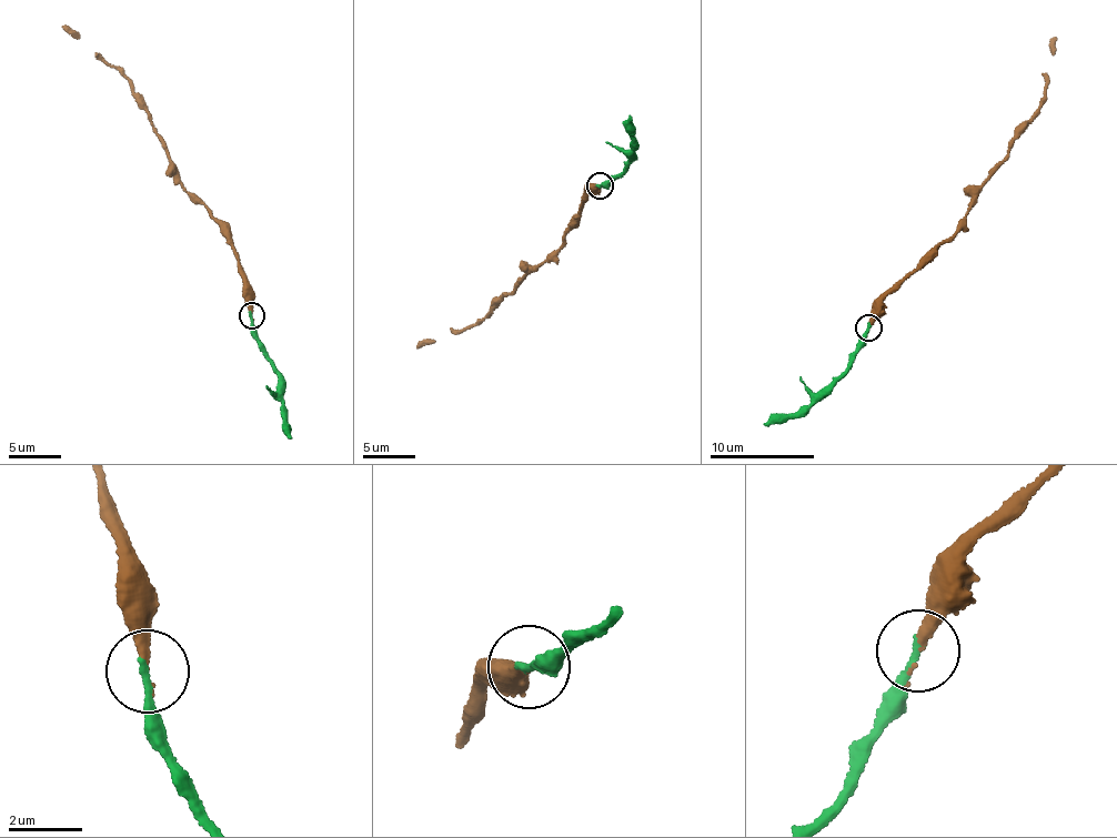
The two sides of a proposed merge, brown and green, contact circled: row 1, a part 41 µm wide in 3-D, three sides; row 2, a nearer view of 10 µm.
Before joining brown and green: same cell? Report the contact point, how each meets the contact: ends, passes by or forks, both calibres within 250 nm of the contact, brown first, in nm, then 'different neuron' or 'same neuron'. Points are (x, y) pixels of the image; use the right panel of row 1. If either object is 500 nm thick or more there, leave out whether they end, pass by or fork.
(868, 327) | brown passes by | green ends | 190/200 nm | same neuron

